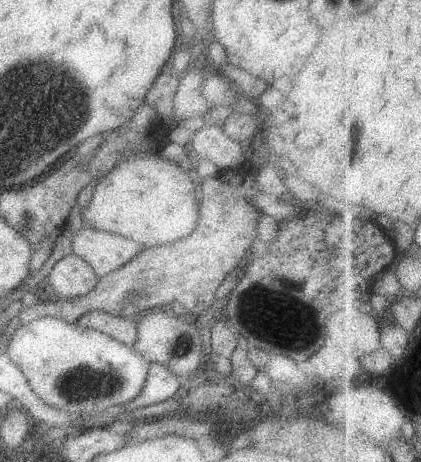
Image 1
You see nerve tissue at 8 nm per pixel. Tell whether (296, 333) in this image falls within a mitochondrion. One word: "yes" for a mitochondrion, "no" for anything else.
yes

